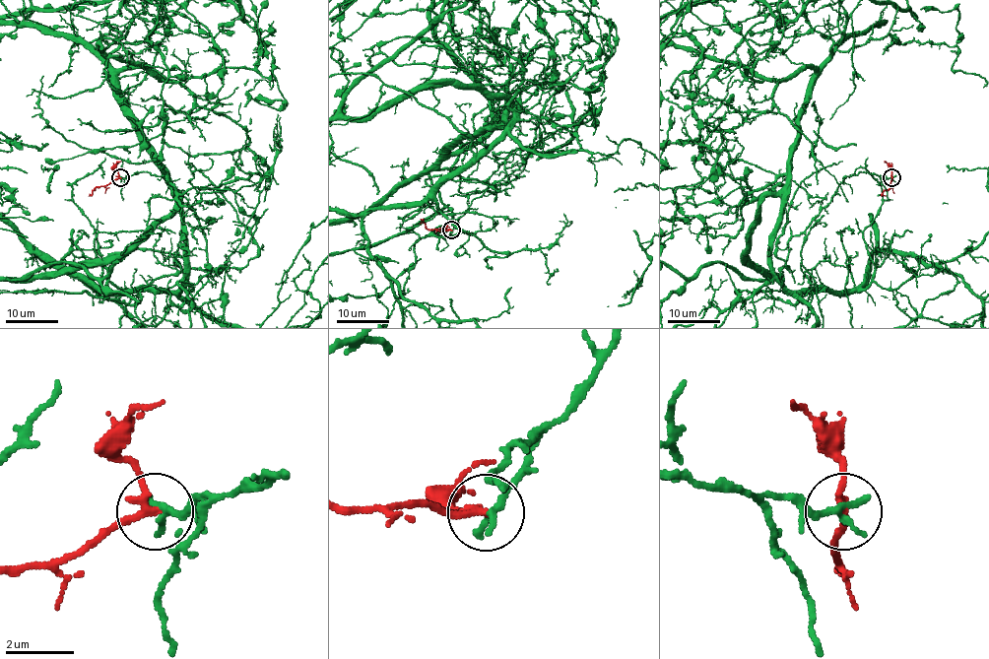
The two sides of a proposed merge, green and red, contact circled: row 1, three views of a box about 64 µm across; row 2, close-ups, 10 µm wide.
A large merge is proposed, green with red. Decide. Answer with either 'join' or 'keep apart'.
keep apart

